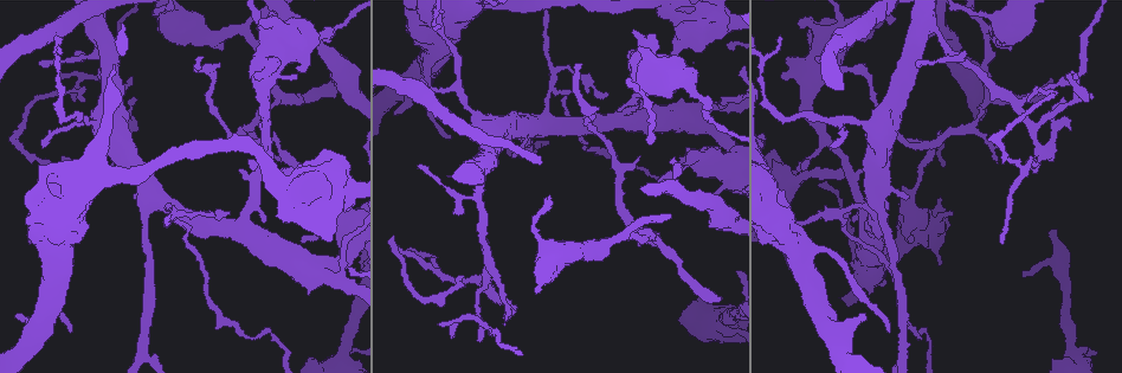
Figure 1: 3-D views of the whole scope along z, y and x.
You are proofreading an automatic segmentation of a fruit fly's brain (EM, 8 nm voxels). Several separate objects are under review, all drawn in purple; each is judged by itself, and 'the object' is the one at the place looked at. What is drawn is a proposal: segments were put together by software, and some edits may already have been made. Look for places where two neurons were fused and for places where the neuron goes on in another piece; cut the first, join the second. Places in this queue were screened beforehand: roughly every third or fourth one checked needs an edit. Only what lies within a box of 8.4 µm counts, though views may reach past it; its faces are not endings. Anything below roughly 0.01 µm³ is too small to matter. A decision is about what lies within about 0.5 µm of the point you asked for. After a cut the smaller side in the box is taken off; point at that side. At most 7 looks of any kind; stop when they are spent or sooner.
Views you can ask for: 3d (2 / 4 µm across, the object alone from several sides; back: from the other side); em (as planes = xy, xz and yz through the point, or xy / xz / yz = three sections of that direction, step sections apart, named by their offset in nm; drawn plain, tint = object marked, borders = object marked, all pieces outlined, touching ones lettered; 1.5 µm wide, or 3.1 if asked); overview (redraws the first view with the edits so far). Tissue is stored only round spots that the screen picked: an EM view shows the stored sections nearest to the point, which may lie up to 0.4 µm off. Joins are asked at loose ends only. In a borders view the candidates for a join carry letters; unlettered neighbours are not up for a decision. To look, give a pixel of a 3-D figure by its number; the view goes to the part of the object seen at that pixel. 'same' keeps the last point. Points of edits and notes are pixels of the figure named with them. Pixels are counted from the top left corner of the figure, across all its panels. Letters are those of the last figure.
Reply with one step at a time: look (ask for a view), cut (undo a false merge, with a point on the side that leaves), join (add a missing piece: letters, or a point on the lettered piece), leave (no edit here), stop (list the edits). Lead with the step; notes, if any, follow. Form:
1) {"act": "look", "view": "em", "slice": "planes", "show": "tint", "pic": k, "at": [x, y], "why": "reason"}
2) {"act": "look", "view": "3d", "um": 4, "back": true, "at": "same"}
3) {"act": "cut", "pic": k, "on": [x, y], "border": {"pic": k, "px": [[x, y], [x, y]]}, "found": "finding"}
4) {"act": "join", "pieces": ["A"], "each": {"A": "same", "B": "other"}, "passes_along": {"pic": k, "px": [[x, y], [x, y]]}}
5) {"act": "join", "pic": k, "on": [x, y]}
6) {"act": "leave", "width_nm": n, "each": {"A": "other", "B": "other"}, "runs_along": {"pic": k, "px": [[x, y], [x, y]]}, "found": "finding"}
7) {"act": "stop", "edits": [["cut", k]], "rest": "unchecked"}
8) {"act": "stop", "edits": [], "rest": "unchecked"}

{"act": "look", "view": "em", "slice": "planes", "show": "borders", "pic": 1, "at": [17, 317], "why": "branch stops here"}

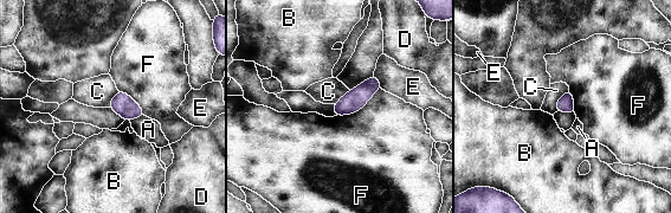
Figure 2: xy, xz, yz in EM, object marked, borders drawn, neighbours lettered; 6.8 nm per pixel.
{"act": "leave", "each": {"A": "other", "B": "other", "C": "other", "D": "other", "E": "other", "F": "other"}, "border": {"pic": 2, "px": [[568, 89], [559, 98], [555, 111]]}, "found": "none of them fits"}

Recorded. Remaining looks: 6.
{"act": "look", "view": "3d", "um": 2, "pic": 1, "at": [173, 212], "why": "side arm on a straight run"}

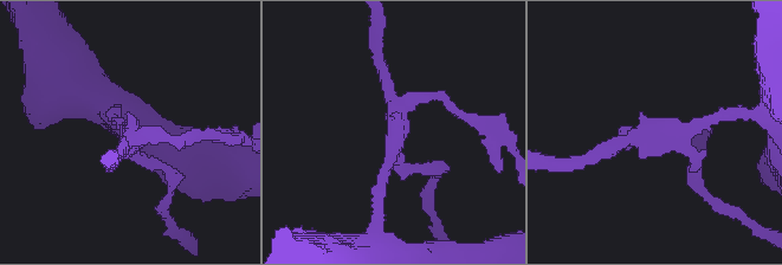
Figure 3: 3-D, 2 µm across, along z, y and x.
{"act": "look", "view": "em", "slice": "planes", "show": "borders", "pic": 3, "at": [641, 137], "arms": 3, "why": "now the EM"}

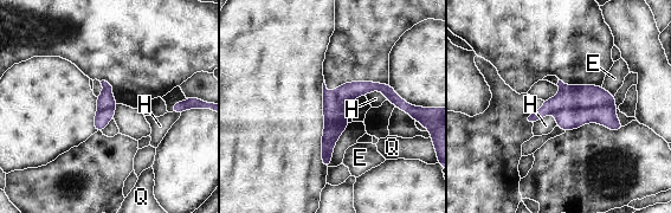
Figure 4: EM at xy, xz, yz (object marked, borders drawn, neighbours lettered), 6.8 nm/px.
{"act": "cut", "pic": 4, "on": [567, 118], "longest_contact_nm": ["H", 180], "each": {"E": "other", "H": "other", "Q": "other"}, "border": {"pic": 4, "px": [[614, 105], [562, 108], [555, 113]]}, "found": "a second neuron is stuck on"}

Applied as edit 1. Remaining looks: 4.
{"act": "look", "view": "em", "slice": "xz", "step": 4, "show": "tint", "pic": 1, "at": [647, 143], "why": "tapers out"}

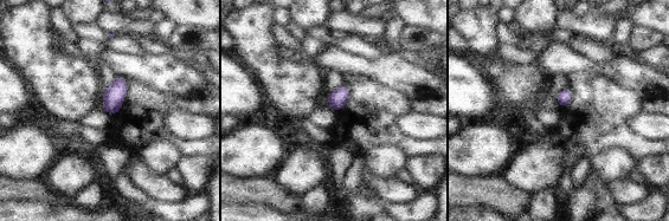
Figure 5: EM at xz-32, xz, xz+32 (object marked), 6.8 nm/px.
{"act": "look", "view": "em", "slice": "planes", "show": "borders", "at": "same", "why": "another direction"}

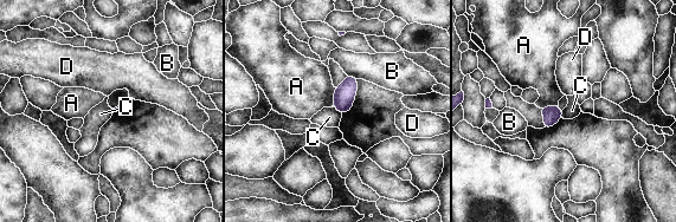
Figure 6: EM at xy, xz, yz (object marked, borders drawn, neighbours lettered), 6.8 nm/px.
{"act": "leave", "each": {"A": "other", "B": "other", "C": "other", "D": "other"}, "border": {"pic": 6, "px": [[564, 109], [561, 117]]}, "found": "none of them fits"}

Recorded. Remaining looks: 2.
{"act": "stop", "edits": [["cut", 4]], "rest": "unchecked"}

